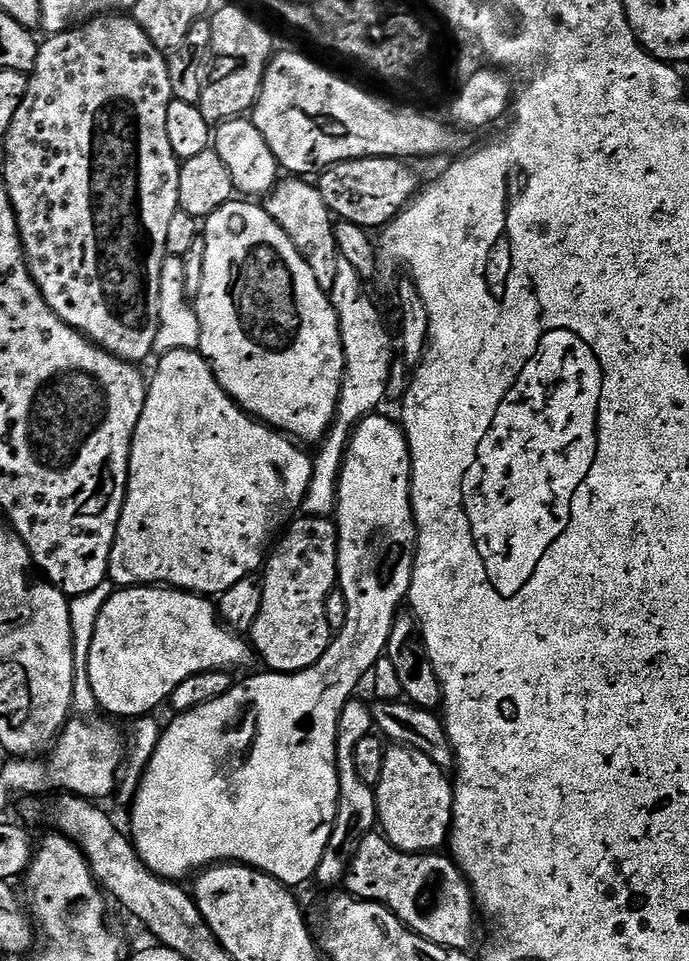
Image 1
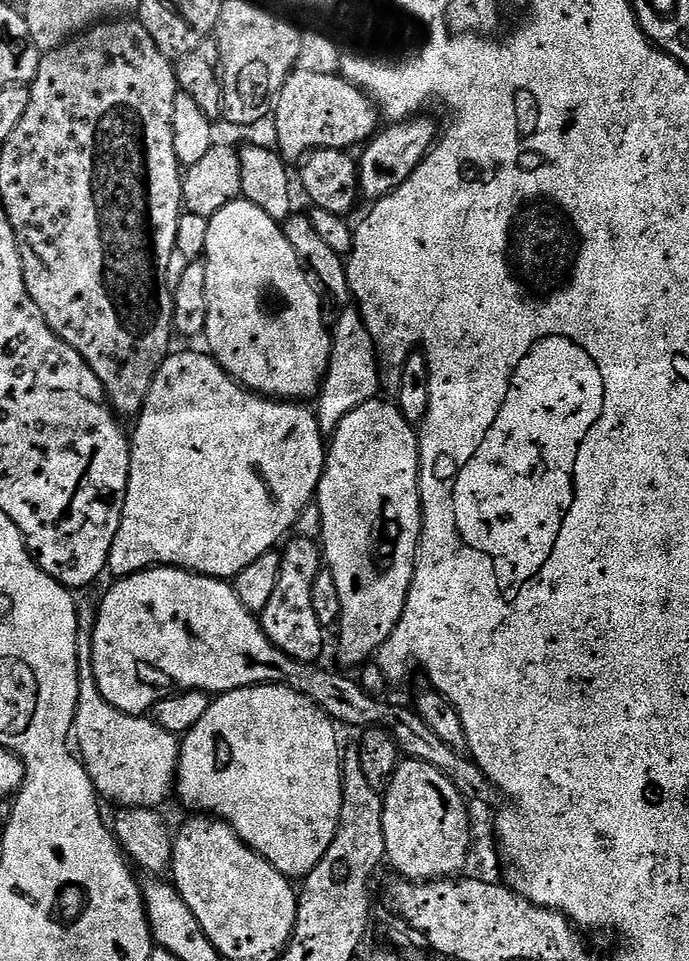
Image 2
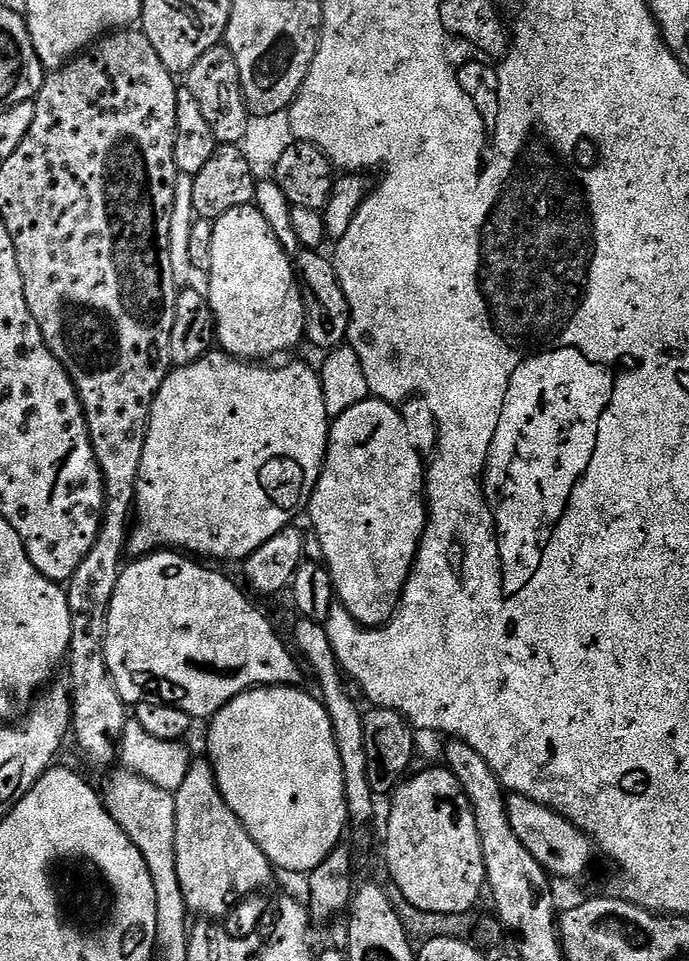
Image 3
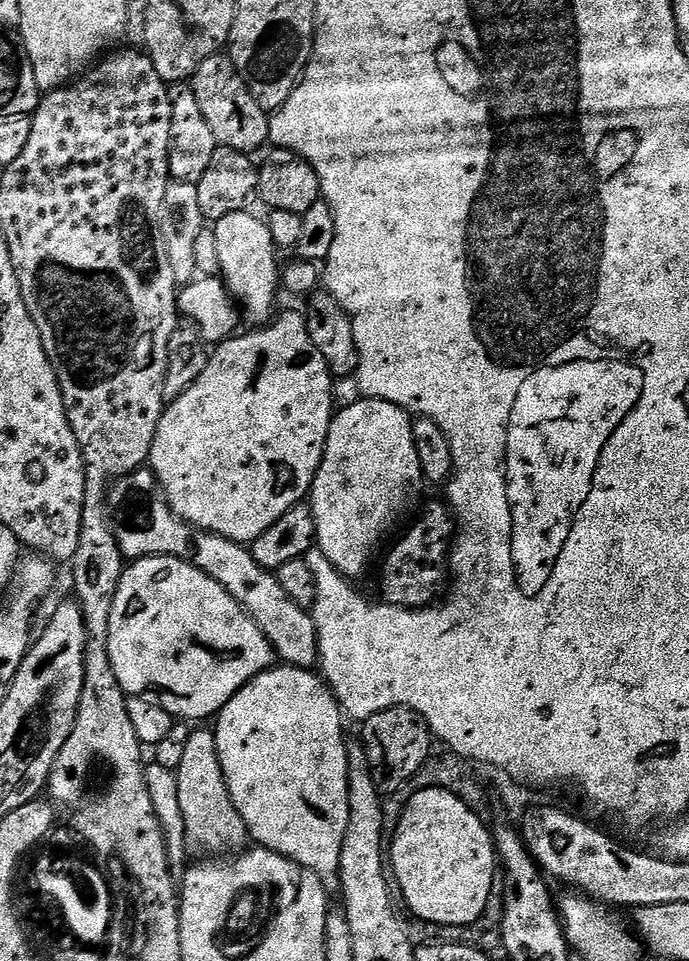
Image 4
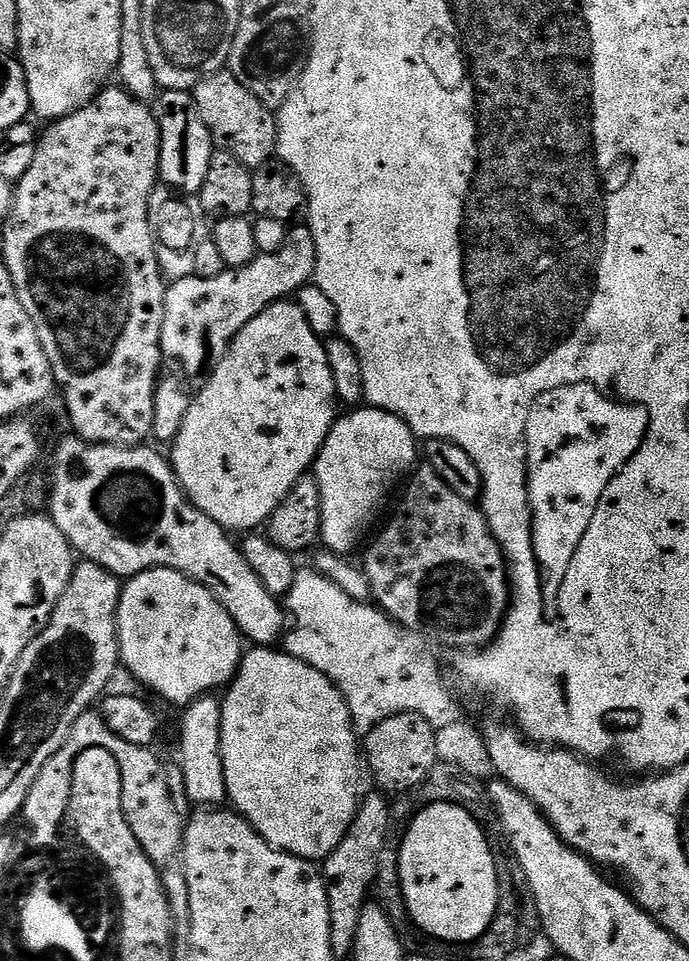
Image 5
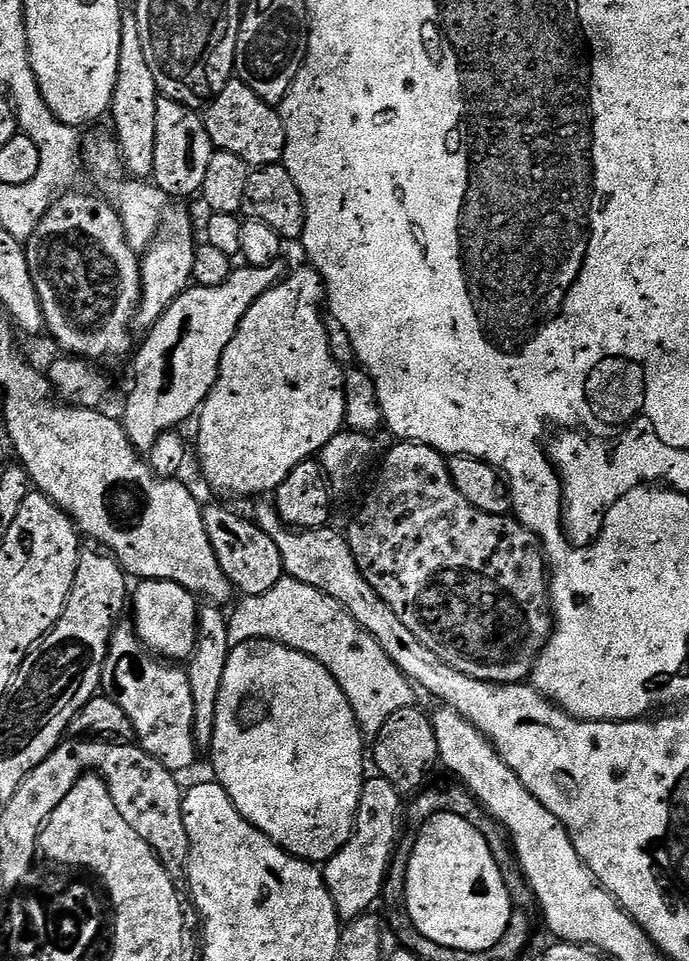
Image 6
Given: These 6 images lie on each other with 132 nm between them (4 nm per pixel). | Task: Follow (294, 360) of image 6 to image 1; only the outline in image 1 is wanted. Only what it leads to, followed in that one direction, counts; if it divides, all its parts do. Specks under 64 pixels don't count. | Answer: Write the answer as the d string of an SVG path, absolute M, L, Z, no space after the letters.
M174 350L163 353L159 359L156 373L150 376L148 397L142 410L142 418L138 418L138 426L134 430L132 453L128 463L128 492L124 496L122 514L110 550L108 580L116 586L171 586L185 592L216 598L226 590L230 590L234 582L242 582L242 578L261 571L270 545L277 539L281 529L293 519L294 514L301 511L307 487L310 486L313 457L307 456L303 452L305 449L289 439L285 433L257 422L236 401L231 400L226 390L222 390L222 386L216 381L211 366L199 351Z

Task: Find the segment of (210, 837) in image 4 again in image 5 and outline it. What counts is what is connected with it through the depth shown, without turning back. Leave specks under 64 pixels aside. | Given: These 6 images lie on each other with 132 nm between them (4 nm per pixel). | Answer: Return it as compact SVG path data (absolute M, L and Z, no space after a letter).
M216 694L200 696L183 709L180 716L180 757L178 763L186 781L186 794L196 806L220 806L228 800L226 770L222 762L221 697Z

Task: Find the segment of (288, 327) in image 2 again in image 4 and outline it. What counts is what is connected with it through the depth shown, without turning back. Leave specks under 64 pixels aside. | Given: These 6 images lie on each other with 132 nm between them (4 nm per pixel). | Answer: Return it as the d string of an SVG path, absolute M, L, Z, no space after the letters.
M251 211L238 214L226 214L226 218L215 221L214 227L218 238L218 262L220 263L220 276L228 292L242 309L242 316L249 320L249 325L264 326L273 319L276 308L276 290L281 287L281 265L276 265L278 249L276 243L270 238L270 230L263 219L260 220Z

